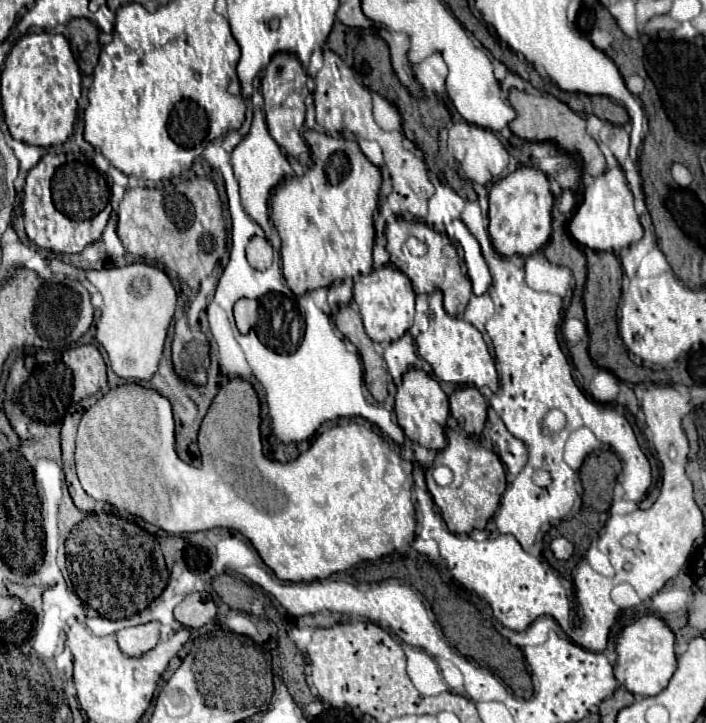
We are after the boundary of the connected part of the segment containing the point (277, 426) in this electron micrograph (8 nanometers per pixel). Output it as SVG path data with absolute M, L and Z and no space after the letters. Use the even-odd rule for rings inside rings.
M232 164L220 166L226 182L228 208L232 218L232 250L230 262L218 282L214 300L230 314L236 342L242 346L254 376L266 390L266 402L272 418L272 432L280 442L300 442L310 438L326 420L342 416L362 416L376 424L394 442L404 444L406 436L396 424L392 414L380 406L370 404L364 396L362 364L358 354L348 352L342 338L338 338L330 314L322 312L310 294L296 296L282 276L280 262L274 262L268 270L258 272L246 260L246 246L252 238L264 236L264 230L244 212L238 194L238 182L232 172ZM240 298L252 298L258 302L258 326L252 334L242 336L234 328L232 306Z

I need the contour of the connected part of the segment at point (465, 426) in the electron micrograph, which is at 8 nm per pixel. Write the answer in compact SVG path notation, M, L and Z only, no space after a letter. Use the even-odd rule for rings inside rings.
M464 386L450 396L450 414L468 436L480 436L486 426L488 404L478 388Z

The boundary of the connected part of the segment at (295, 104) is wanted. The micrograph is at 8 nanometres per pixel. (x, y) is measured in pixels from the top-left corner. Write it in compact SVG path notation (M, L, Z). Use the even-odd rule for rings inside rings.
M280 52L270 60L268 68L264 70L262 76L262 96L264 96L264 112L266 112L266 124L270 130L270 136L278 142L280 148L284 148L290 156L300 160L304 166L312 164L308 144L302 138L302 128L306 120L306 104L304 100L308 98L308 76L302 66L302 62L288 52Z

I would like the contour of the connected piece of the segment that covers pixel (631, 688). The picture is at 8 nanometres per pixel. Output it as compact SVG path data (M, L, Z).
M644 614L620 630L616 636L616 654L616 680L632 694L656 696L666 688L676 670L676 636L664 618Z

